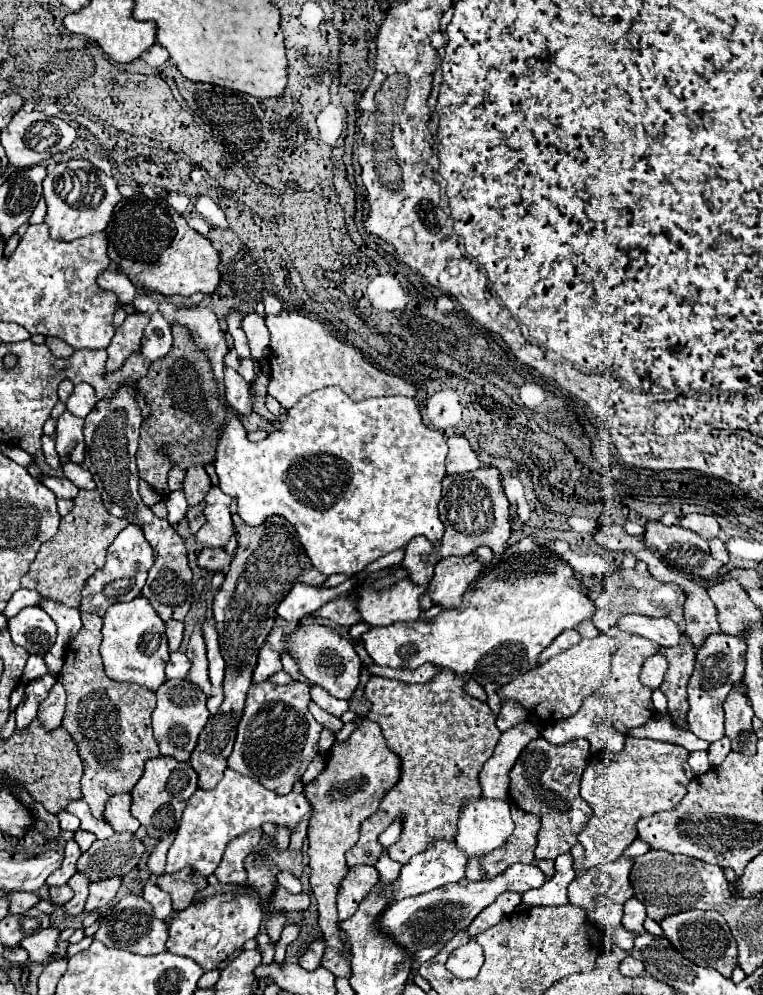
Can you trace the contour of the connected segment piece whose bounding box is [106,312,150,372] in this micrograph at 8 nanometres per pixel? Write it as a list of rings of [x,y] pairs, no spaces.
[[[138,312],[138,314],[130,314],[124,320],[124,324],[120,328],[116,328],[112,342],[106,348],[108,350],[108,362],[106,362],[108,372],[118,370],[124,364],[124,360],[140,348],[140,338],[142,338],[142,332],[144,332],[144,326],[148,324],[148,320],[150,320],[148,314]]]

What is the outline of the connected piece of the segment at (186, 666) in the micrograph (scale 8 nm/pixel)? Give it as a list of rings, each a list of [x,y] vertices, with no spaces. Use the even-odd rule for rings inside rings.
[[[172,652],[170,662],[166,664],[166,676],[168,678],[186,678],[190,672],[190,660],[184,652]]]

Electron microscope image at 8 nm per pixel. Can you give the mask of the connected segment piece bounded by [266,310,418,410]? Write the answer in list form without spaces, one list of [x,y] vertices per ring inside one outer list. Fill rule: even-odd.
[[[282,310],[276,316],[266,316],[266,326],[272,334],[270,344],[270,384],[268,394],[280,402],[282,408],[292,408],[302,396],[310,394],[312,390],[320,390],[326,386],[342,388],[352,400],[360,402],[372,396],[408,396],[414,398],[418,394],[416,386],[378,370],[370,364],[362,350],[352,344],[338,340],[324,322],[318,318],[308,318],[300,312],[286,312]]]

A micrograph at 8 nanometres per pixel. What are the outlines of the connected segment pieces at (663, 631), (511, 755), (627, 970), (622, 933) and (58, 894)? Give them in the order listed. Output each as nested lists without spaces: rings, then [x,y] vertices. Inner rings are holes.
[[[622,616],[618,620],[618,626],[620,626],[620,630],[636,632],[648,640],[654,640],[664,648],[678,646],[680,638],[684,636],[684,632],[680,632],[680,628],[668,618],[652,620],[646,616]]]
[[[530,722],[516,724],[510,730],[502,732],[492,758],[488,760],[488,764],[484,764],[480,772],[480,784],[482,784],[484,798],[508,798],[508,786],[510,786],[508,772],[516,764],[526,744],[538,736],[540,734],[536,726],[532,726]]]
[[[628,956],[626,960],[622,960],[622,964],[620,964],[620,972],[624,976],[640,976],[644,970],[646,970],[644,964],[640,960],[632,958],[632,956]]]
[[[618,926],[616,930],[614,930],[614,942],[616,942],[616,946],[620,946],[622,950],[630,950],[632,946],[634,946],[634,934],[630,932],[630,930],[624,930],[622,926]]]
[[[68,884],[50,888],[50,902],[56,904],[56,906],[64,906],[68,900],[72,900],[72,896],[74,896],[74,892],[72,892],[72,888]]]

